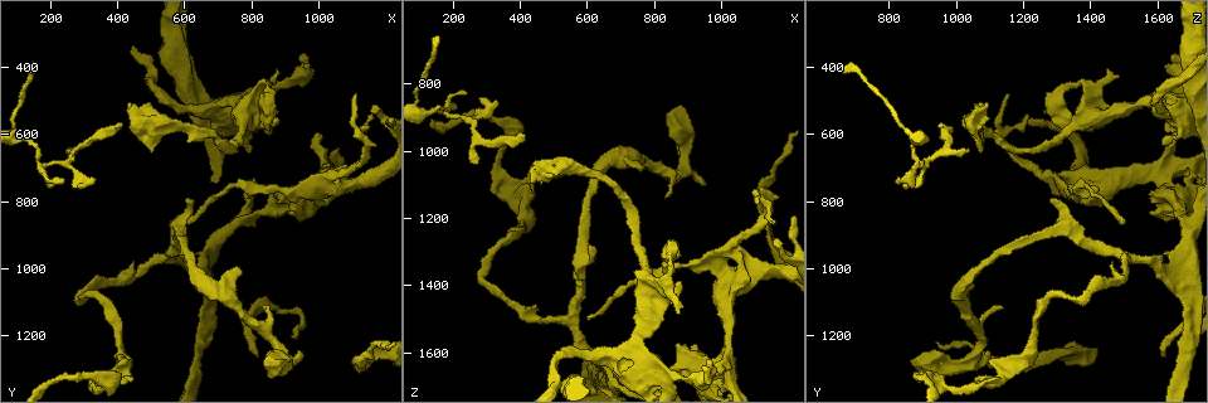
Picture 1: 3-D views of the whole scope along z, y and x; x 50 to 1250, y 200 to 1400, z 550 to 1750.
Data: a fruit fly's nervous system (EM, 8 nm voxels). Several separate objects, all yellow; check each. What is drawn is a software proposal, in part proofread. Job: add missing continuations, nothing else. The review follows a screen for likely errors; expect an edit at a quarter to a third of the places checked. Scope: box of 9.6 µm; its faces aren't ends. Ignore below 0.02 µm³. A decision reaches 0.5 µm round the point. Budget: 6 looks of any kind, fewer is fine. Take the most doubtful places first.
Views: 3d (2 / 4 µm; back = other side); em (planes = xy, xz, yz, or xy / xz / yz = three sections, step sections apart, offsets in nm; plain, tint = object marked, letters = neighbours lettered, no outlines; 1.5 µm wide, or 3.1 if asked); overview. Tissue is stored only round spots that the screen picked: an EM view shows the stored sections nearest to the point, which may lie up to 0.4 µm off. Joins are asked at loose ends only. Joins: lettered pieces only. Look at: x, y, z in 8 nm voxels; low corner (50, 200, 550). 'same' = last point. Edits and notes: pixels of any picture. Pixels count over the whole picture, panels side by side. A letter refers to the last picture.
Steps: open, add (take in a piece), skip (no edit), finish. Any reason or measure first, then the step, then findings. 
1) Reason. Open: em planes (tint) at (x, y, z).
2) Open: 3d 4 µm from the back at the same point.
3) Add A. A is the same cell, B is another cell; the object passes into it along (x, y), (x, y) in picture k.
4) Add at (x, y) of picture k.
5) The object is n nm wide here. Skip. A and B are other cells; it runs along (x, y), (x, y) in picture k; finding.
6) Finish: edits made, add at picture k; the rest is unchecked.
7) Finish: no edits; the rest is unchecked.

Free end. Open: 3d 2 µm at (950, 360, 1650).

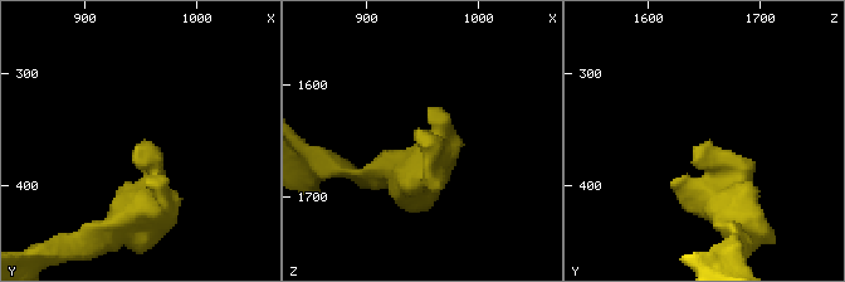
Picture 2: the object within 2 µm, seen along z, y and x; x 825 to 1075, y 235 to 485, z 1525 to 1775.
Open: em planes (letters) at (950, 366, 1646).

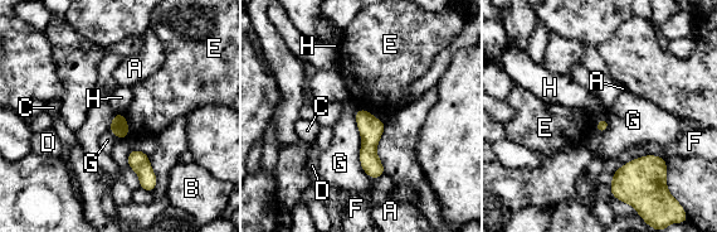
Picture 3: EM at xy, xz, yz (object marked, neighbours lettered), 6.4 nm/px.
Skip. A, B, C, D, E, F, G and H are other cells; none of them fits.

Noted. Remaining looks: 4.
Branch stops here. Open: em yz step 4 (tint) at (830, 1120, 1140).

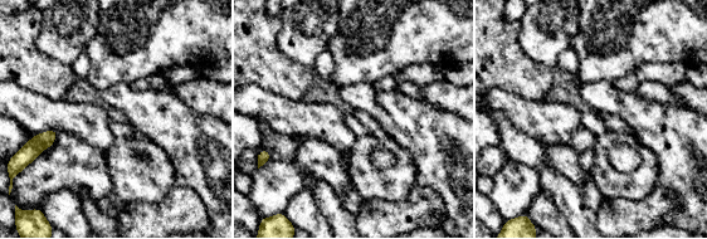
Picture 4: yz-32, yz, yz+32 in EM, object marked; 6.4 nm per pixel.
Open: em planes (letters) at the same point.

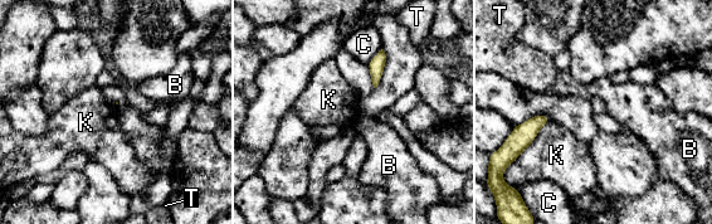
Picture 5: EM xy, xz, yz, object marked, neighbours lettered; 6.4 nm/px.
Skip. B, C, K and T are other cells; a border runs along (550, 121), (539, 131), (526, 149) in picture 5; no lettered piece goes on from it.

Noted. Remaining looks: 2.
Finish: no edits; the rest is unchecked.

